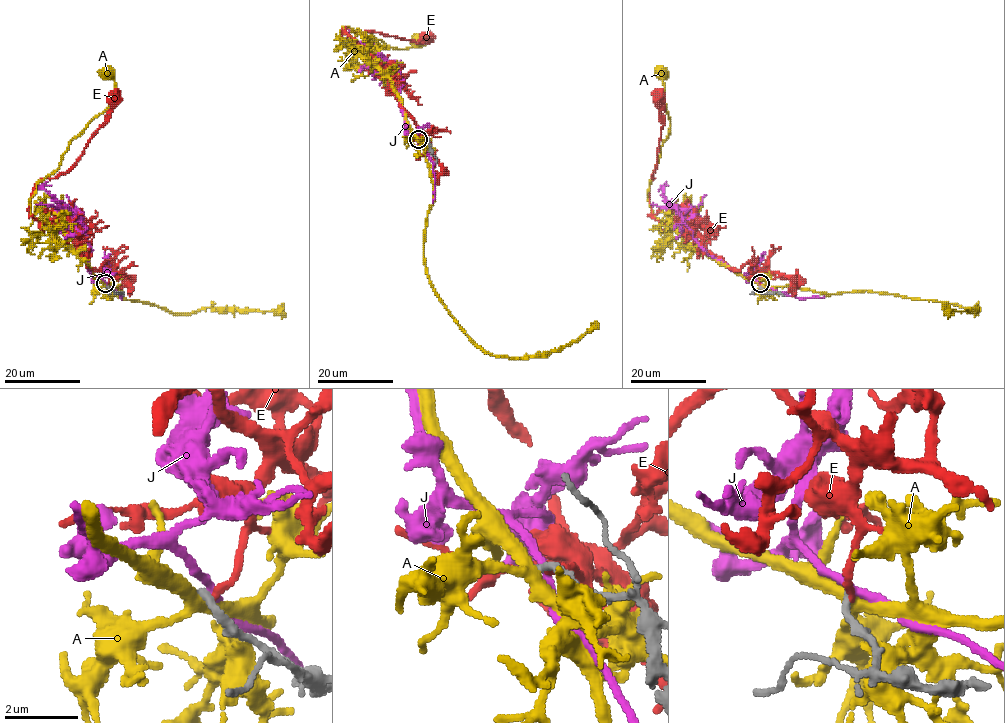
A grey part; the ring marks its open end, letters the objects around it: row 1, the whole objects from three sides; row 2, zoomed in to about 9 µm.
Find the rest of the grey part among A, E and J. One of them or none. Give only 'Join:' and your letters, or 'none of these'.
Join: none of these

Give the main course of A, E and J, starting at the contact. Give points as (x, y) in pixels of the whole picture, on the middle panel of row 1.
A: (418, 139), (391, 82), (343, 27), (369, 32), (400, 49), (427, 43), (422, 40)
E: (419, 139), (425, 139), (418, 125), (342, 28), (418, 41), (426, 36)
J: (418, 139), (408, 128), (402, 110), (399, 90), (404, 81), (399, 68), (368, 45), (356, 43), (365, 45)

